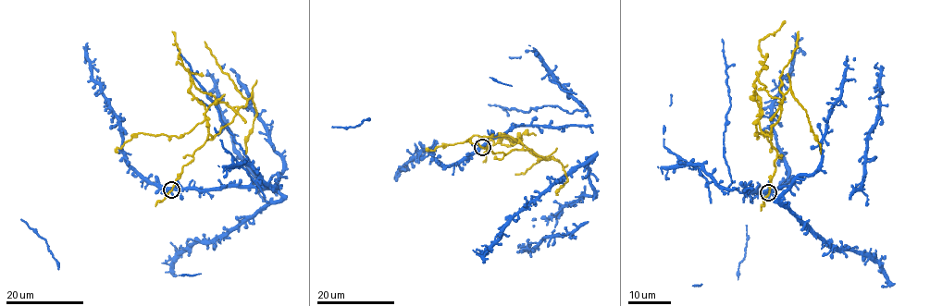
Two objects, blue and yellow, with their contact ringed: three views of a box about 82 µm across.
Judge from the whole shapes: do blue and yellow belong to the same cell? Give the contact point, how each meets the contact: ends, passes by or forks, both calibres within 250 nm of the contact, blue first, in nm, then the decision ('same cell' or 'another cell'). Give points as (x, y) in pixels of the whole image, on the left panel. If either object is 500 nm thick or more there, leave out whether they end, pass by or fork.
at (171, 189); blue forks there; yellow passes by; 440 nm thick on the blue side, 190 nm on the other; another cell

